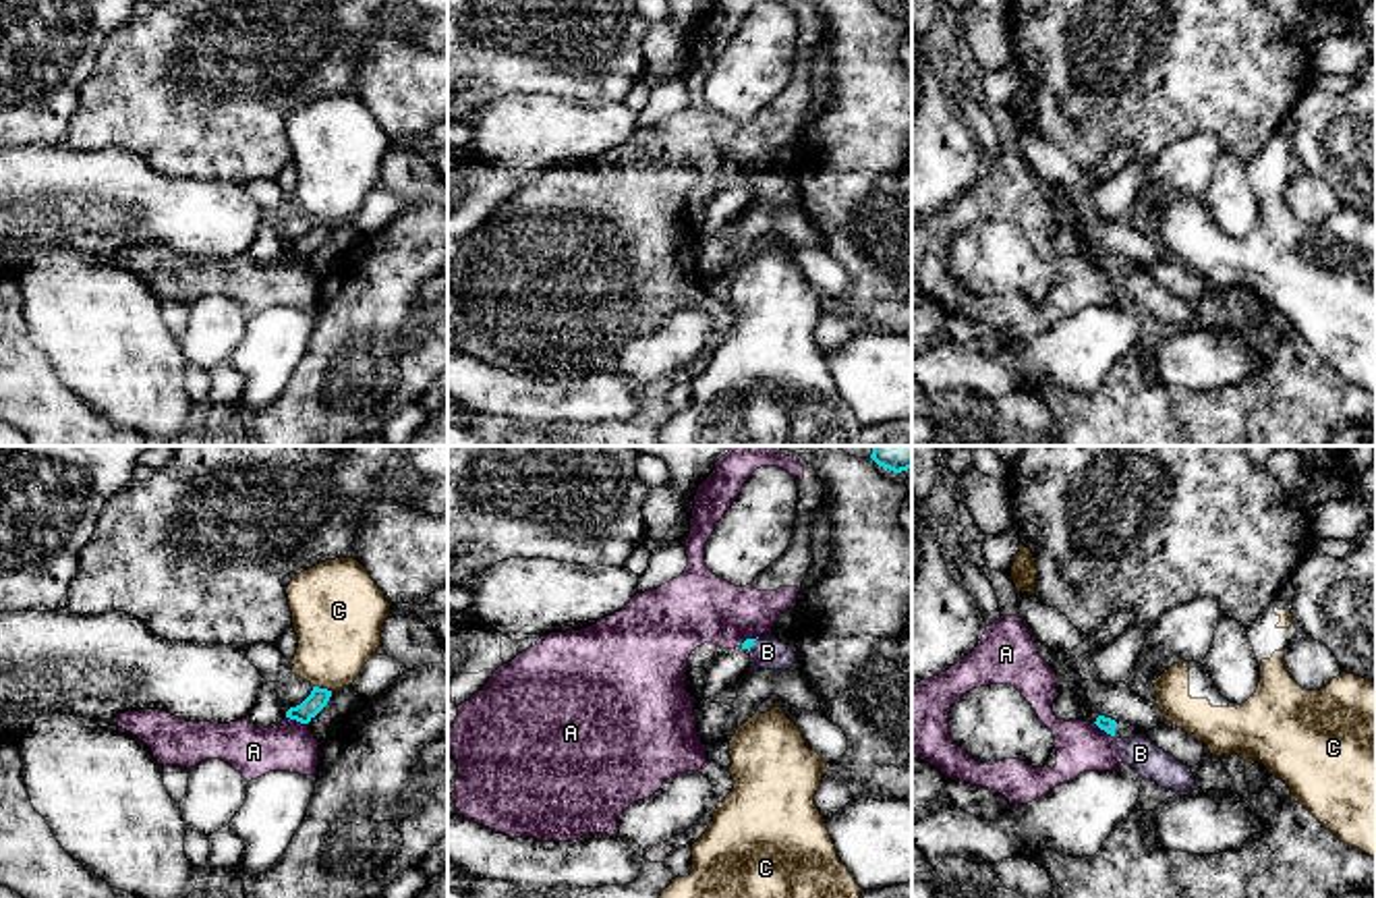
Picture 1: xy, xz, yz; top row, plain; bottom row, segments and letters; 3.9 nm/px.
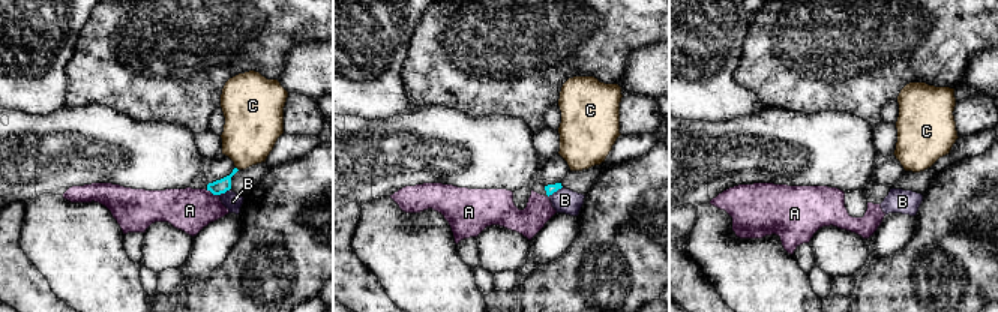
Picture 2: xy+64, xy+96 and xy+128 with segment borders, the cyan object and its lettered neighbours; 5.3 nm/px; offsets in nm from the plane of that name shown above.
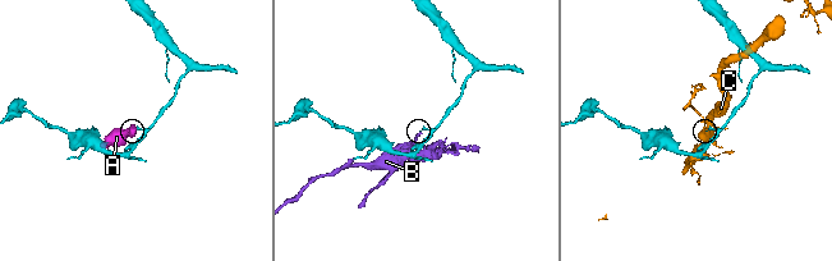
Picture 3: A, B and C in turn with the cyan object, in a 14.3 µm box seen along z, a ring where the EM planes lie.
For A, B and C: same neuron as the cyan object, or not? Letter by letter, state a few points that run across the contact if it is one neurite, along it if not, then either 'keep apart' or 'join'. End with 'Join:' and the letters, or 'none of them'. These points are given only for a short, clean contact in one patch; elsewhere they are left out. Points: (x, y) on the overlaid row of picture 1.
A: line xy (287, 716), (307, 724); keep apart
B: line xz (759, 637), (747, 650); keep apart
C: line xy (313, 685), (330, 691); keep apart
Join: none of them

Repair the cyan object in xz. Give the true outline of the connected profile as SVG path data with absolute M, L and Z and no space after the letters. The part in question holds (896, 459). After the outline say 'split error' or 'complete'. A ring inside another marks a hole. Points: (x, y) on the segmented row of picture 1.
M872 446L870 458L893 473L912 469L912 446Z | complete

